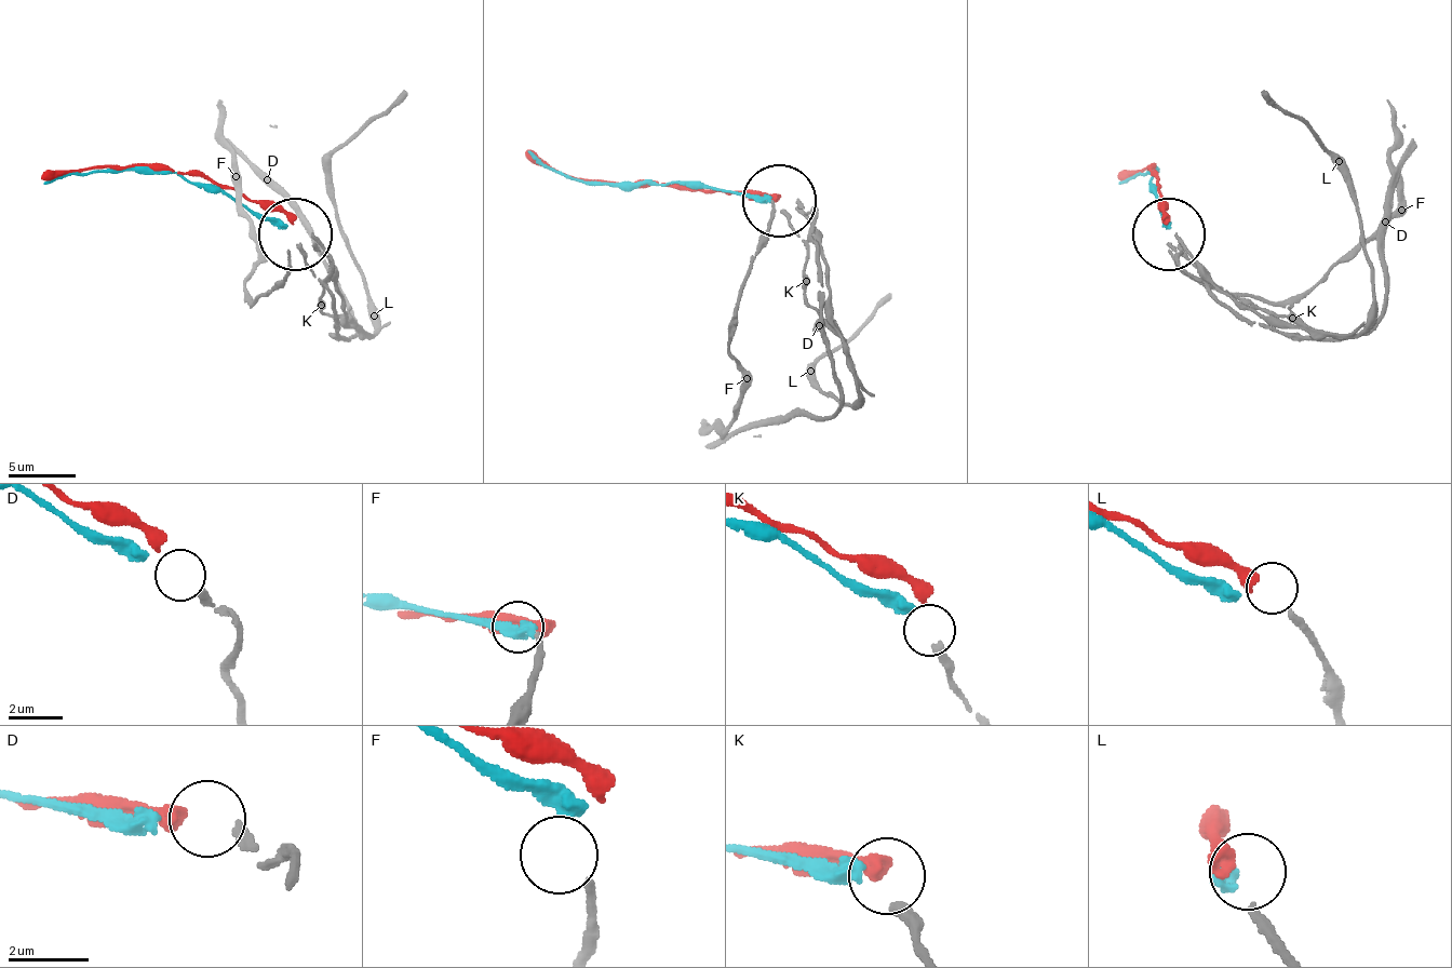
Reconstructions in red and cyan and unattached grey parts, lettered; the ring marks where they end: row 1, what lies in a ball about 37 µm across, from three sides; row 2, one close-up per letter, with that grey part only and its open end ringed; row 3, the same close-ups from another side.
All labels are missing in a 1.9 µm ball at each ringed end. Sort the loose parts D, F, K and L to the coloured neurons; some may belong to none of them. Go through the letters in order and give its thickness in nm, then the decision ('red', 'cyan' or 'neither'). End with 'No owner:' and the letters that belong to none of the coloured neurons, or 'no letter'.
D: calibre 280 nm; neither
F: calibre 180 nm; neither
K: calibre 320 nm; cyan
L: calibre 240 nm; red
No owner: D, F

